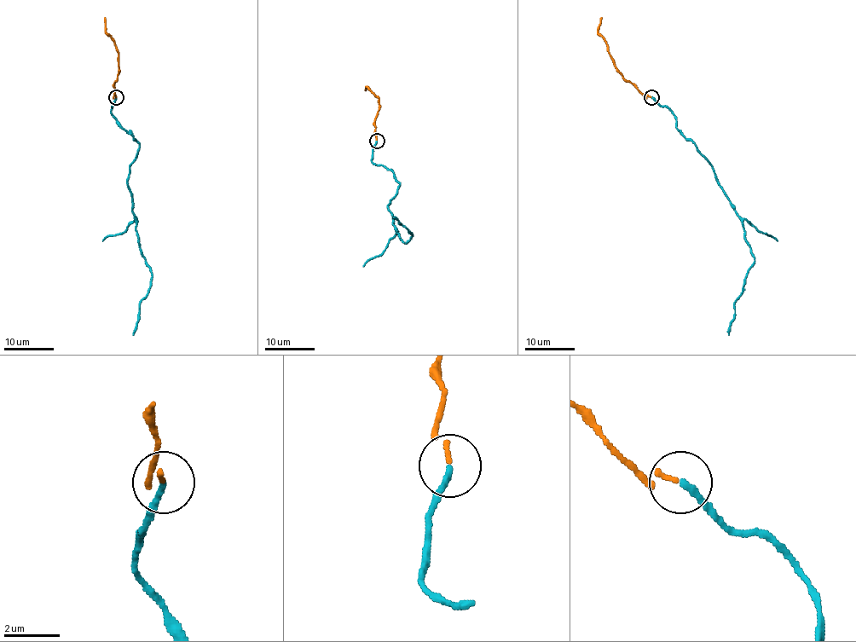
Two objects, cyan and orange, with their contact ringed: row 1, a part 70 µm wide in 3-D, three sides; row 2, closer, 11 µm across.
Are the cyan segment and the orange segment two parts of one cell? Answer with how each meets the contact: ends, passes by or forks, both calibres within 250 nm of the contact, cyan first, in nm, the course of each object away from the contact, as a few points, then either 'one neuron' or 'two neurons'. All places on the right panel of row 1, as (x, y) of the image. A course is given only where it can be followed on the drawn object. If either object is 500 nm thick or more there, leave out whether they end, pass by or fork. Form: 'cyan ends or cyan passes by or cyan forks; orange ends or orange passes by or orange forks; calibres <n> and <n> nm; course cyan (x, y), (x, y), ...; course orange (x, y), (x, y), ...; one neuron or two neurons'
cyan ends; orange ends; calibres 240 and 180 nm; course cyan (651, 97), (666, 106), (679, 132), (712, 166), (741, 221), (754, 260), (734, 304), (735, 318), (729, 334); course orange (651, 97), (644, 95), (627, 81), (615, 66), (605, 41), (598, 32), (602, 17); one neuron

